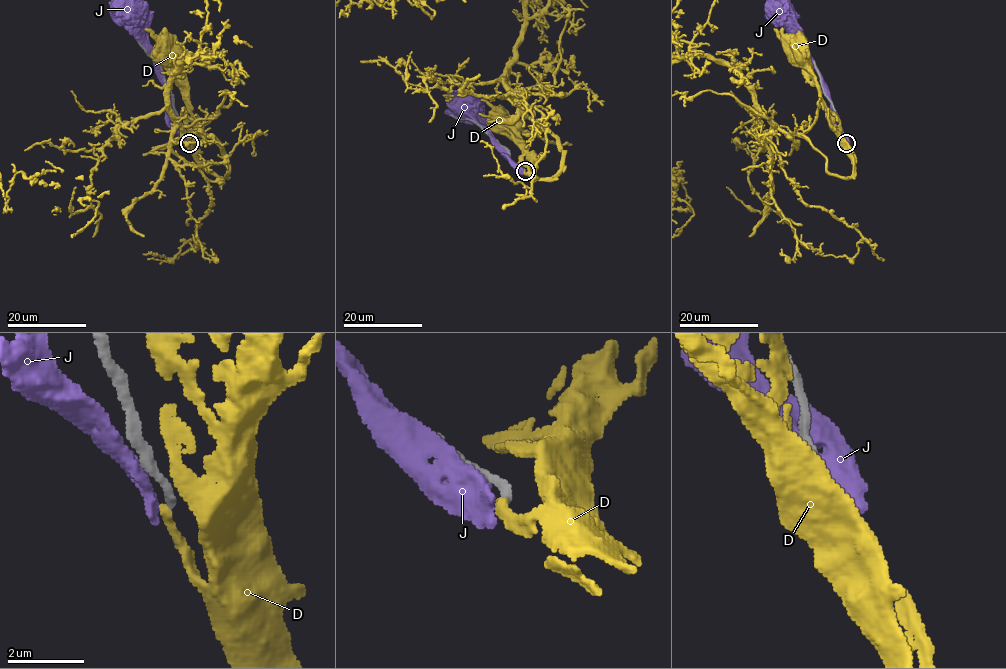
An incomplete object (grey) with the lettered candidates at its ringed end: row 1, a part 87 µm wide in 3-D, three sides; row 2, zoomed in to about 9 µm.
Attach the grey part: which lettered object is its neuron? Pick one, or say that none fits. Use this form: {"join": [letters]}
{"join": []}

